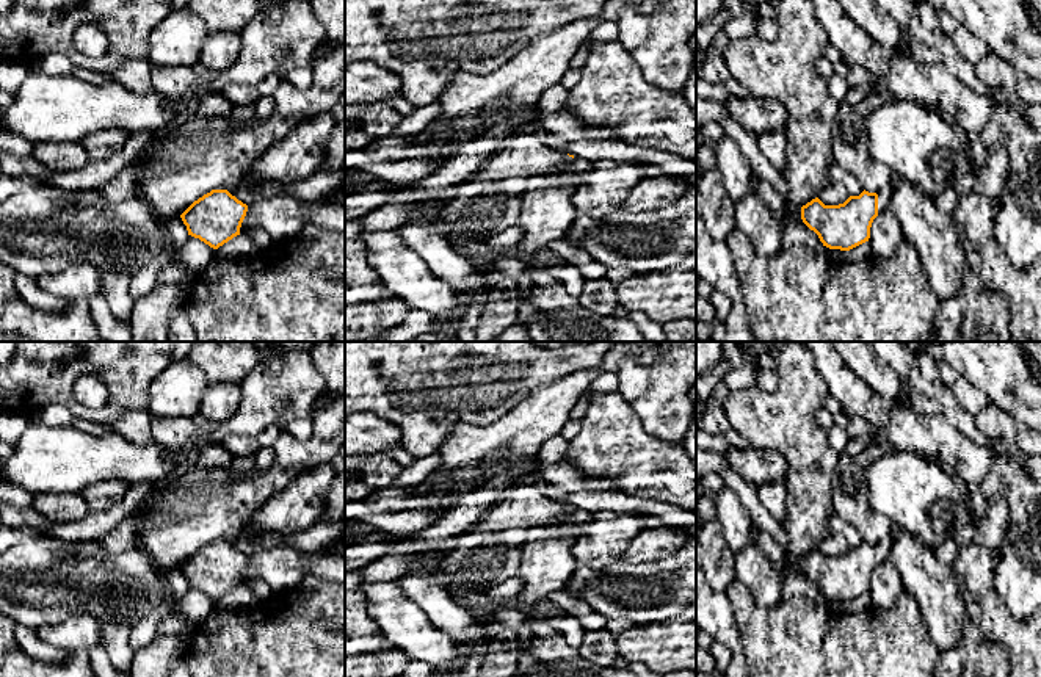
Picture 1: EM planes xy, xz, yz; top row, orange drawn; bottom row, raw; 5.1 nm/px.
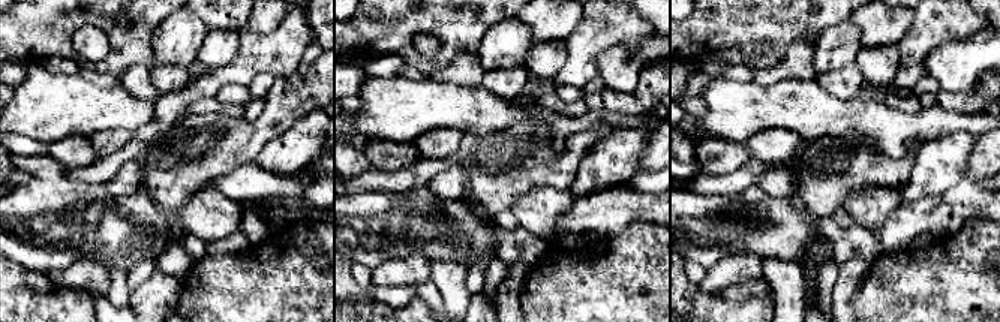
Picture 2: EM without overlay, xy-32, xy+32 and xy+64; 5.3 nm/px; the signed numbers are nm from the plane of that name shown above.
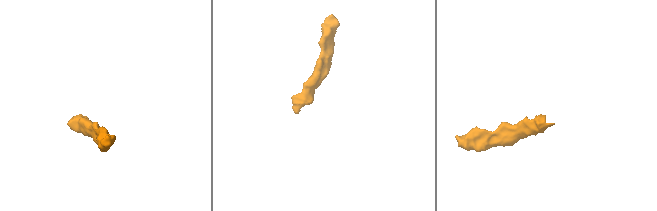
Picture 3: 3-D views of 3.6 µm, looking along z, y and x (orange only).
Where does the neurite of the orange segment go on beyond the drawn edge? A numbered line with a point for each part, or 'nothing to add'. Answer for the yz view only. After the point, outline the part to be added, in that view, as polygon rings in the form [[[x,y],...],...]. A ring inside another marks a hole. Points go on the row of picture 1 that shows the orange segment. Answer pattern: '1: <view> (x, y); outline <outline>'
1: yz (883, 196); outline [[[883,190],[876,194],[878,194],[878,213],[883,213],[883,212],[889,210],[890,191]]]

